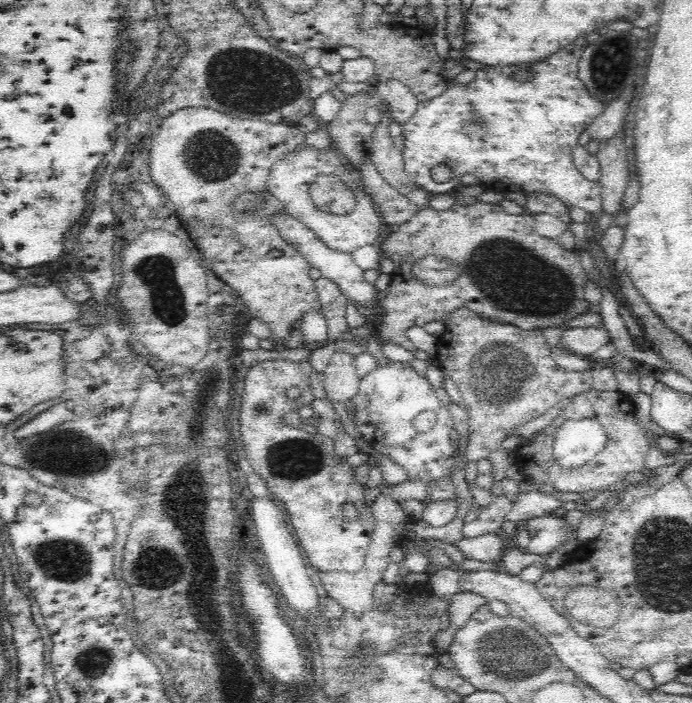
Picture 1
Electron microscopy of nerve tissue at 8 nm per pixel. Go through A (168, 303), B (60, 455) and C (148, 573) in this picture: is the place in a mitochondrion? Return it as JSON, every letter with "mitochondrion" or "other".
{"A":"mitochondrion","B":"mitochondrion","C":"mitochondrion"}

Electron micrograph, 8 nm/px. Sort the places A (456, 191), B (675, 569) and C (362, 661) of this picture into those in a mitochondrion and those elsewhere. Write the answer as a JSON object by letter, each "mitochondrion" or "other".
{"A":"other","B":"mitochondrion","C":"mitochondrion"}

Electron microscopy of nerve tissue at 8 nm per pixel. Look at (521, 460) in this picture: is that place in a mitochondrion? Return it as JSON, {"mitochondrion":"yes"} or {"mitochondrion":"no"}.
{"mitochondrion":"no"}

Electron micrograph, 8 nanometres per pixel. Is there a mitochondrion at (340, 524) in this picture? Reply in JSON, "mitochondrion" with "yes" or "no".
{"mitochondrion":"no"}

